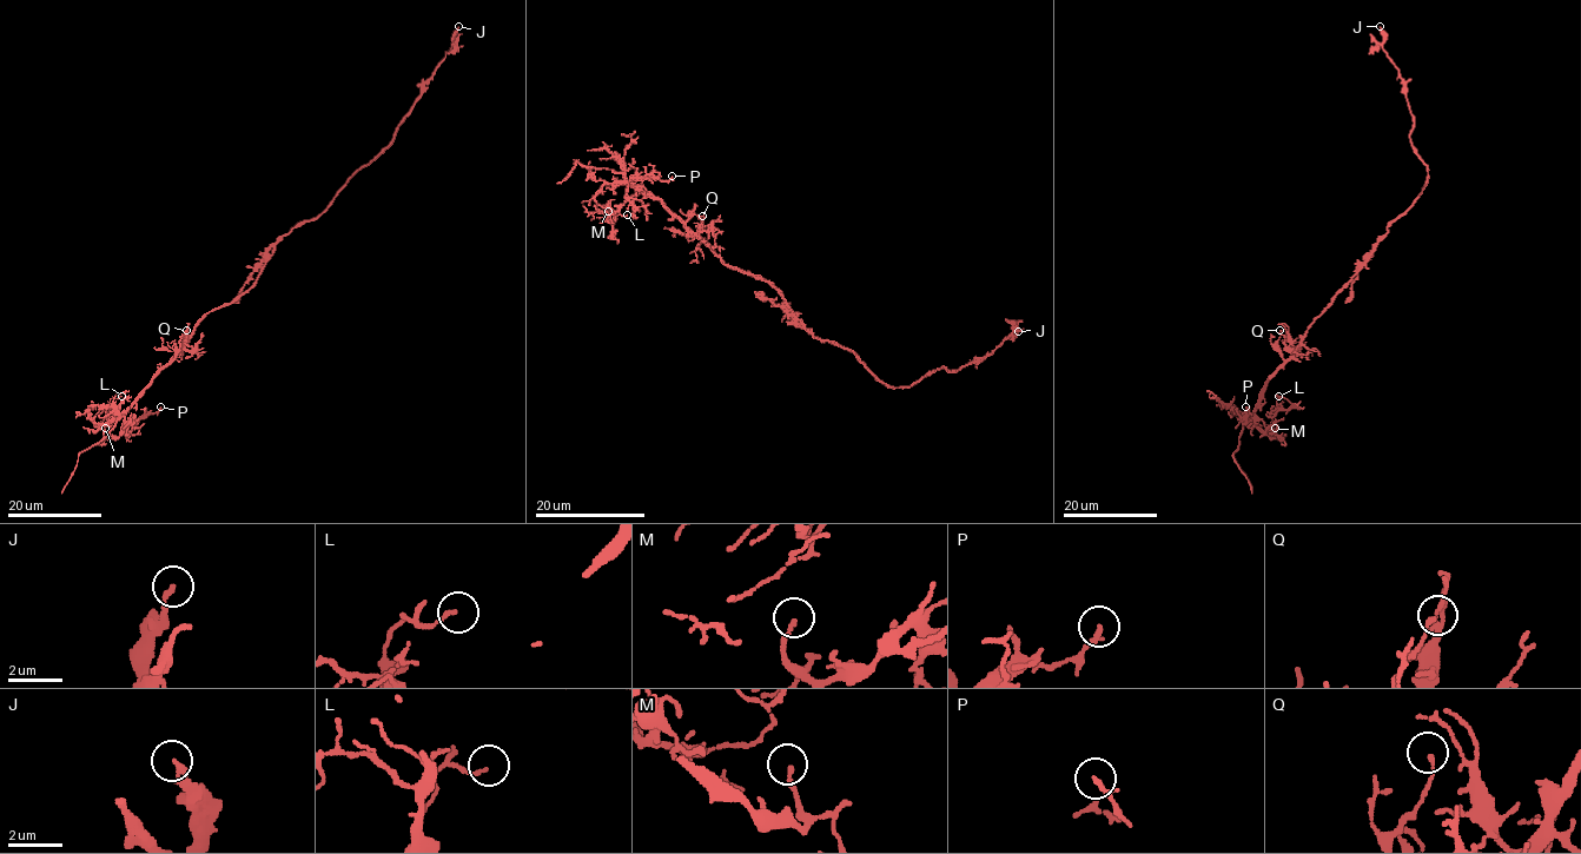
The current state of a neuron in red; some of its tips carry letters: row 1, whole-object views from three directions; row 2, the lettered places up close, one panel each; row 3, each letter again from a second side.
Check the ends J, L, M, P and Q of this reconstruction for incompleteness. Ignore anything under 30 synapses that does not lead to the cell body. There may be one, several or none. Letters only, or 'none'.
none

